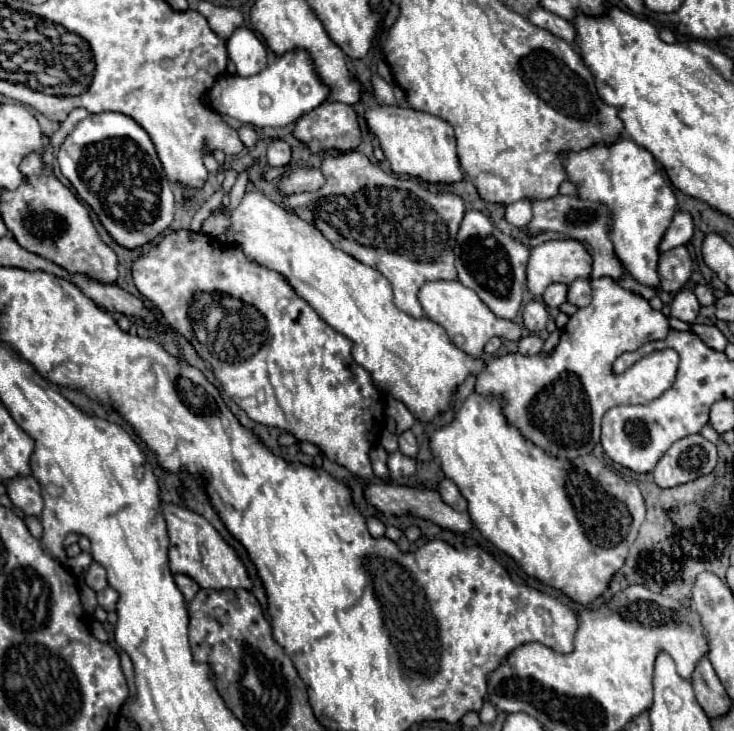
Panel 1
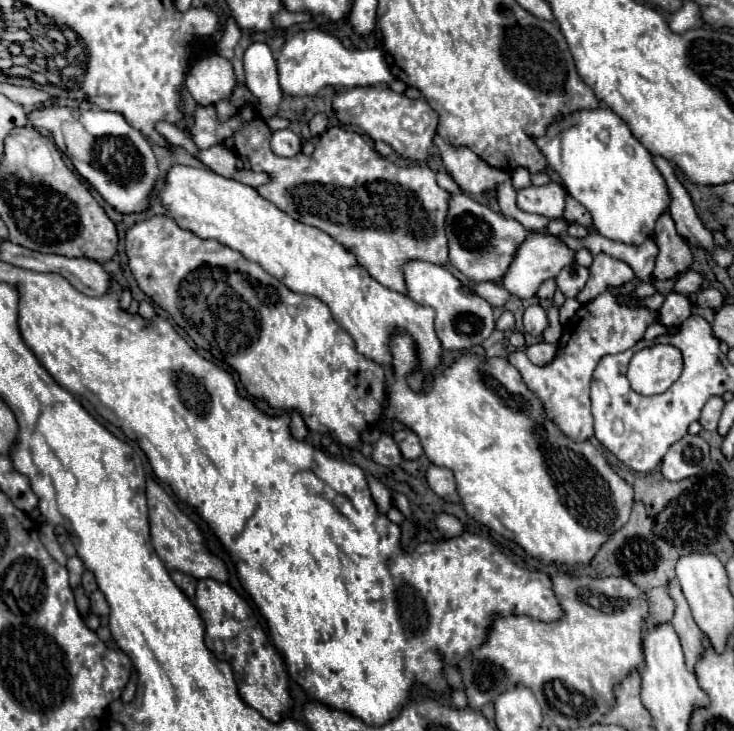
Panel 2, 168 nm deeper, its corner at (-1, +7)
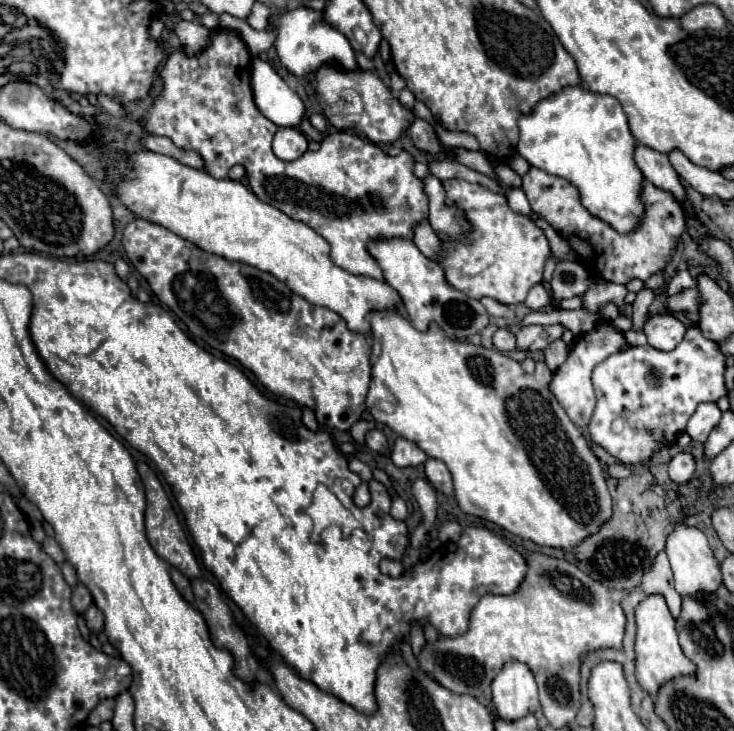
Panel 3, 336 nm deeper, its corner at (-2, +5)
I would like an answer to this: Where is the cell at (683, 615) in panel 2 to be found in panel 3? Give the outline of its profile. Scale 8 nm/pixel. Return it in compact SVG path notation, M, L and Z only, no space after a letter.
M658 553L654 565L650 567L650 571L644 575L642 579L642 589L652 595L652 593L658 593L666 599L666 605L670 609L670 613L674 615L674 619L680 617L680 611L682 611L682 595L674 589L674 583L672 583L672 569L670 569L670 563L668 563L668 557L666 553Z

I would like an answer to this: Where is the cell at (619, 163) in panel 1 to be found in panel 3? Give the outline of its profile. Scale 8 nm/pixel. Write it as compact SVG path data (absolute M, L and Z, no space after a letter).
M566 87L540 101L530 115L522 115L518 125L518 153L530 165L568 179L578 189L588 213L618 233L636 231L646 211L642 201L644 175L636 167L632 155L636 139L628 129L628 119L618 99L590 93L586 87Z

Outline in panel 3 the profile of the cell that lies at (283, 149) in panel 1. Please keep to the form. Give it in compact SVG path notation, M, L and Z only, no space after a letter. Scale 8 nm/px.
M280 127L272 143L274 155L282 161L294 161L308 150L308 140L300 131L292 127Z

